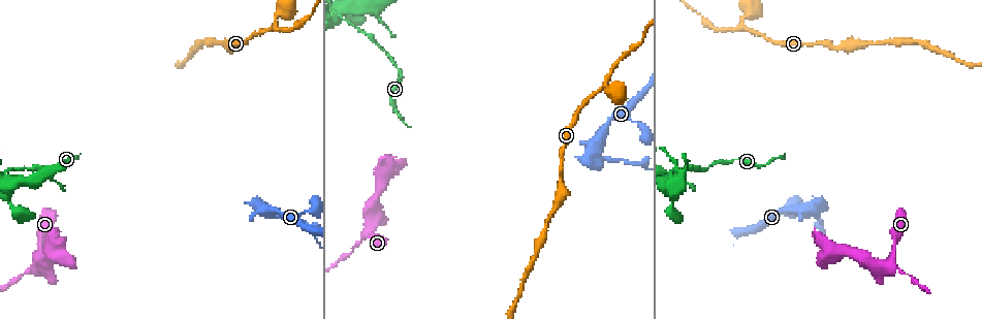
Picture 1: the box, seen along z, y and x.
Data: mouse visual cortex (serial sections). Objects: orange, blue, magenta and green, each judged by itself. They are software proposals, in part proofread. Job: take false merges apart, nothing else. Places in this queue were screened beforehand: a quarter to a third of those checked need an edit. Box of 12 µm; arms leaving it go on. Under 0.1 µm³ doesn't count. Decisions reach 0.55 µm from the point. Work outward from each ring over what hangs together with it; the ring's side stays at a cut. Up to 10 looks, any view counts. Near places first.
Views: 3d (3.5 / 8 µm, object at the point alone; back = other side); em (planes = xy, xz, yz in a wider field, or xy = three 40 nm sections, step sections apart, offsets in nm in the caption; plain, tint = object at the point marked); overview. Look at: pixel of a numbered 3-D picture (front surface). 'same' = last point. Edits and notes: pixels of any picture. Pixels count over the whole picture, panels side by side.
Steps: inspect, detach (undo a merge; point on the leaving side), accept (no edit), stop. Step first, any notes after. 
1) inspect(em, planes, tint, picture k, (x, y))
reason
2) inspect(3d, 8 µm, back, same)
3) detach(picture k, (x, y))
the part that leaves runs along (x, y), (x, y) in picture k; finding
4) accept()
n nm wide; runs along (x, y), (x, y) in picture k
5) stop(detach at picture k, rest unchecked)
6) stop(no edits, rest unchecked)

inspect(3d, 3.5 µm, picture 1, (596, 151))
sharp bend

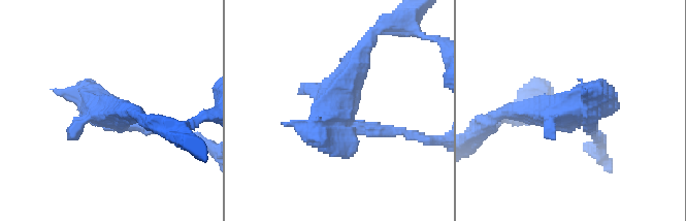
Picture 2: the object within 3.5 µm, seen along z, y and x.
detach(picture 2, (389, 130))
the part that leaves runs along (340, 123), (433, 139) in picture 2; a second cell is stuck on

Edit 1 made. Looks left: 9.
inspect(overview)

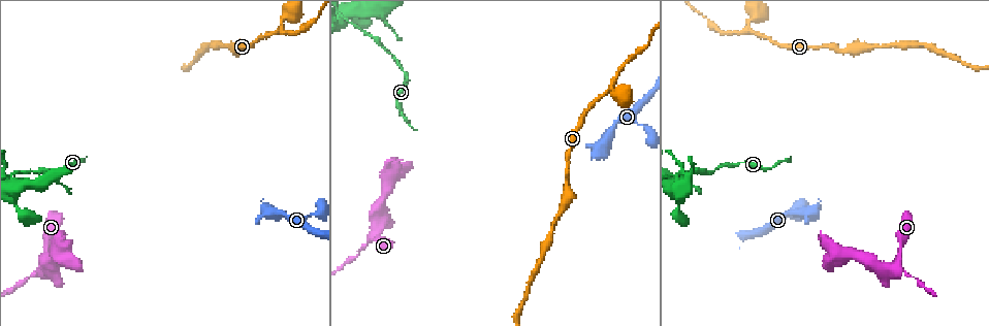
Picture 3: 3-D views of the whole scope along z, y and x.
inspect(3d, 8 µm, picture 3, (277, 30))
three-way junction

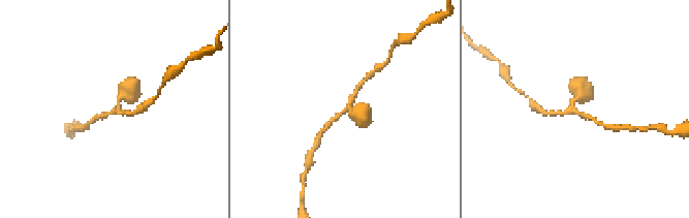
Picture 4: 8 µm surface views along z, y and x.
inspect(em, planes, tint, picture 4, (349, 106))

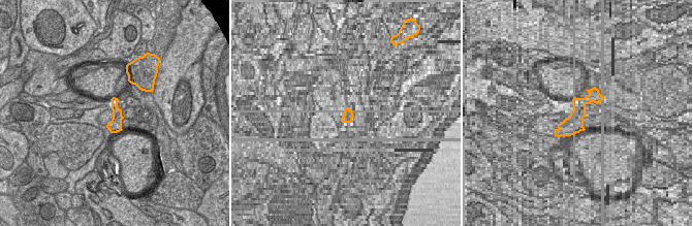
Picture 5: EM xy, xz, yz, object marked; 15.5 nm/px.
accept()
arms of 150, 150, 450 nm; one cell here

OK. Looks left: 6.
inspect(3d, 3.5 µm, back, picture 3, (347, 22))
two arms at a narrow angle

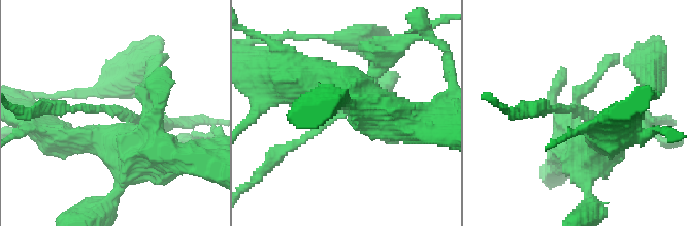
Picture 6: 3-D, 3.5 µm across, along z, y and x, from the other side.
inspect(em, xy, step 2, tint, picture 6, (341, 113))
shape alone is not enough

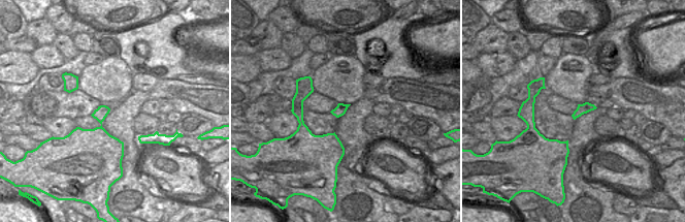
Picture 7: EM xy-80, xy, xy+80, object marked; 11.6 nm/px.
accept()
runs along (287, 149), (354, 103), (322, 83) in picture 6; continuous, no second cell

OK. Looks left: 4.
inspect(3d, 3.5 µm, picture 3, (373, 238))
a narrow waist

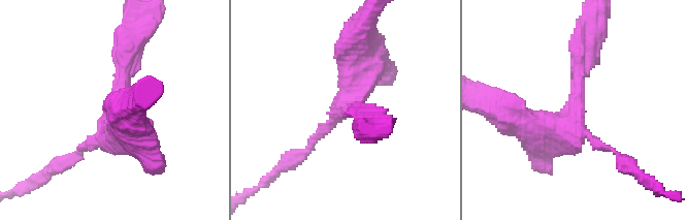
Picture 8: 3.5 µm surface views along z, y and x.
inspect(em, xy, step 5, tint, picture 8, (344, 105))
now the EM

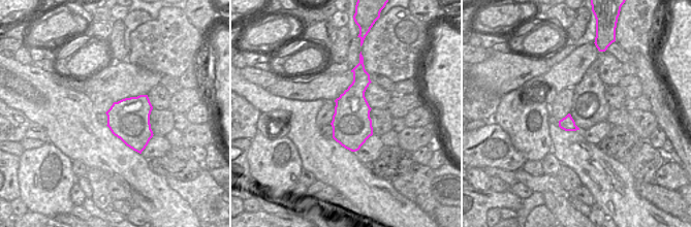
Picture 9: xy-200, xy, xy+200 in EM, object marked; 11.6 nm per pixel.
detach(picture 8, (311, 147))
460 nm wide; the part that leaves runs along (329, 124), (307, 153), (266, 179) in picture 8; two cells meet here

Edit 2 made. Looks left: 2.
stop(detach at picture 2, detach at picture 8, rest unchecked)

